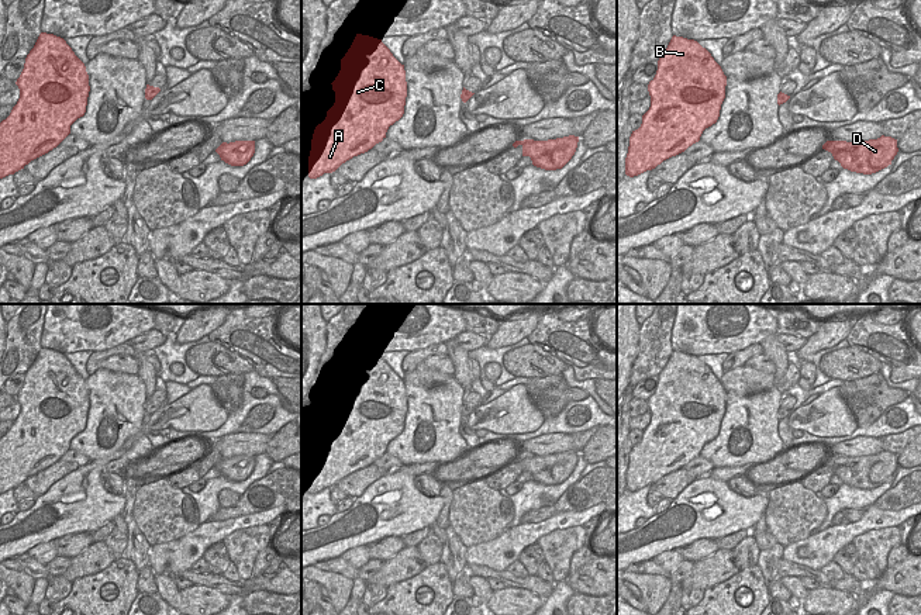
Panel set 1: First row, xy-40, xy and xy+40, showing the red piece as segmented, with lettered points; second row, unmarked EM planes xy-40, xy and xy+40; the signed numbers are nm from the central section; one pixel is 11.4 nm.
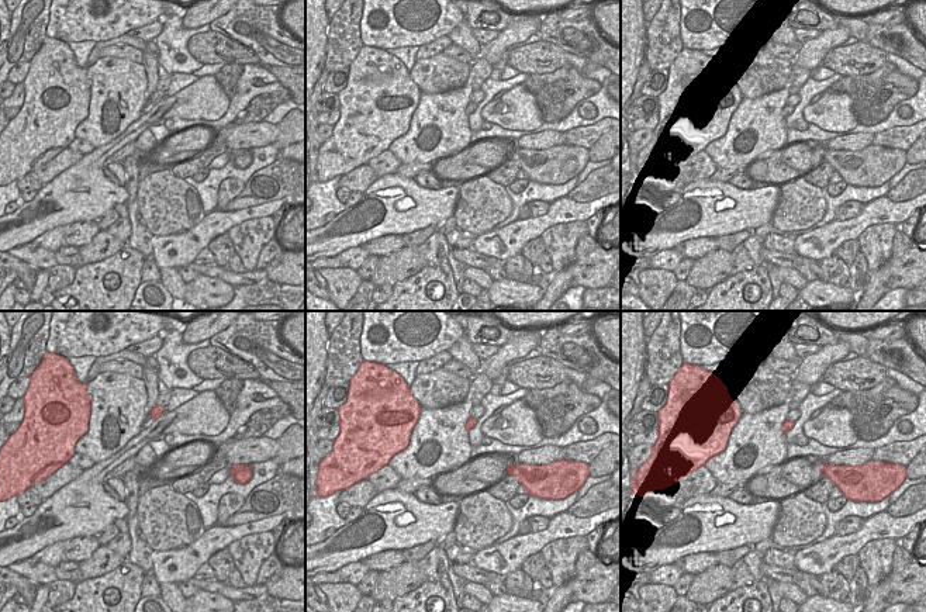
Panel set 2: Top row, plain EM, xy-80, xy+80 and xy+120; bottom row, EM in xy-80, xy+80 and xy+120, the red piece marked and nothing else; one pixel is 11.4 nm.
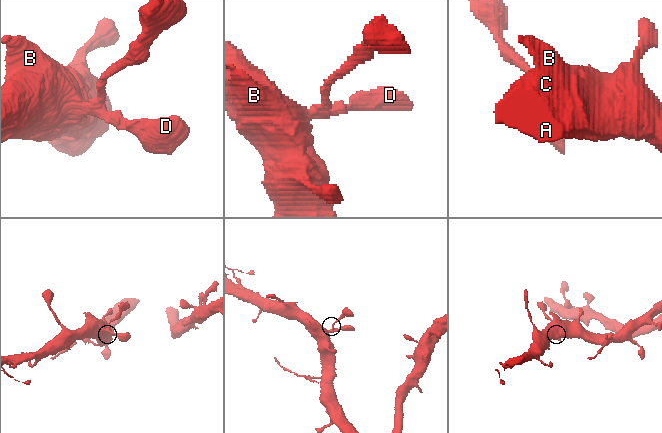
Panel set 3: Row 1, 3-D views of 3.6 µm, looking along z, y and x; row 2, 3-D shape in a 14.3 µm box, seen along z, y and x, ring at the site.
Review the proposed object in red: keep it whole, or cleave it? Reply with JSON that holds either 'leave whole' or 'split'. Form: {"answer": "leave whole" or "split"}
{"answer": "leave whole"}

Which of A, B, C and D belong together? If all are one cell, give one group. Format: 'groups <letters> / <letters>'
groups A B C D

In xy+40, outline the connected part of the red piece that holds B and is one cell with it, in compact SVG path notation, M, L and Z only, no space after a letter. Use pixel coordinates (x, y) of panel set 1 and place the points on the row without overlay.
M673 350L648 400L651 422L642 431L641 442L629 452L625 490L634 493L652 486L698 457L703 446L720 432L725 401L727 391L706 363L694 355Z

